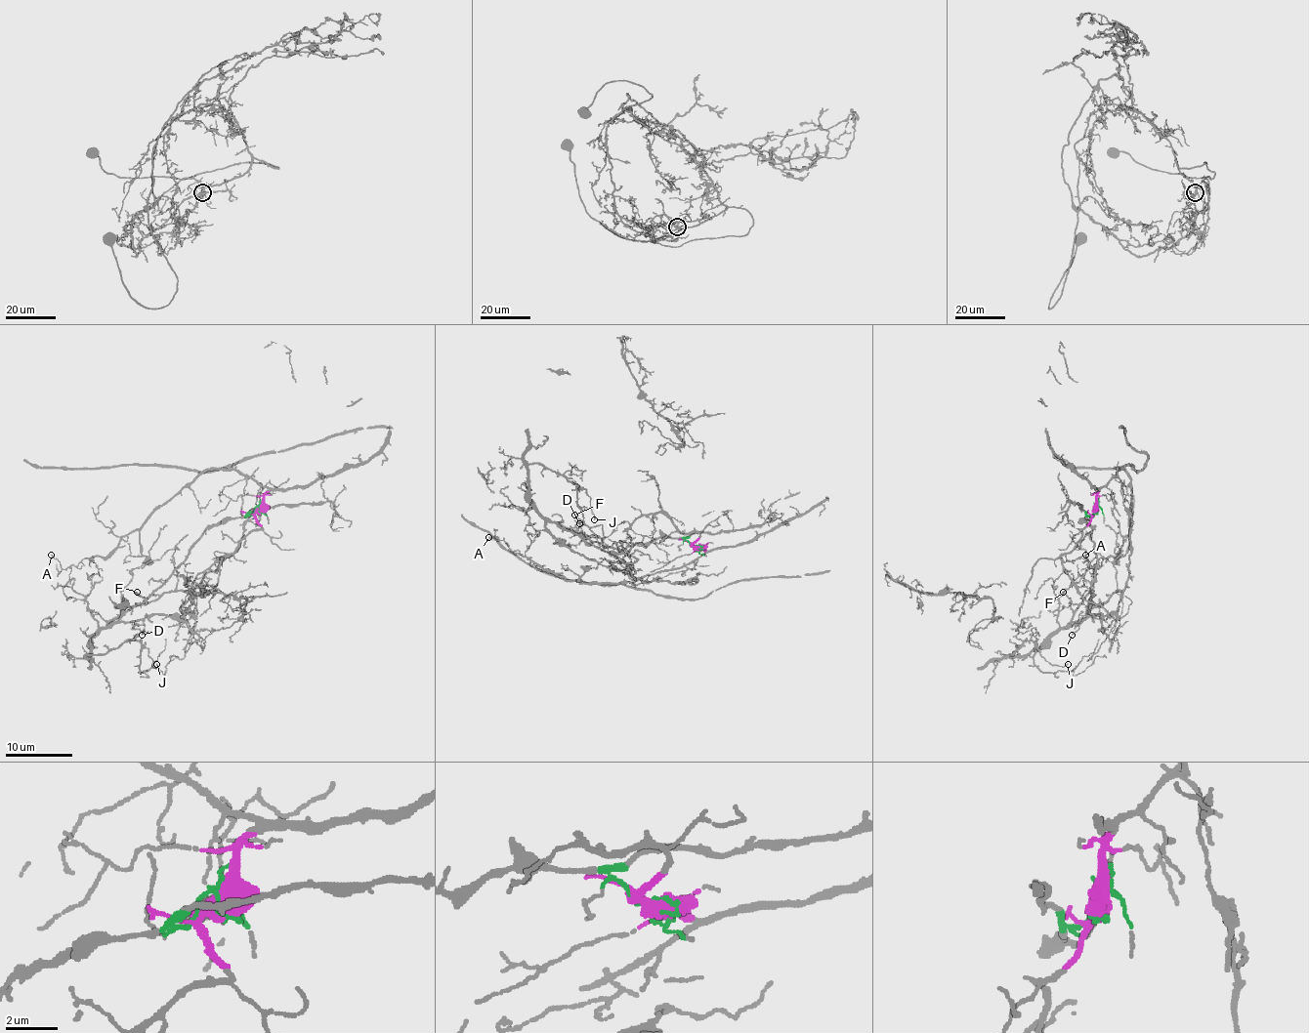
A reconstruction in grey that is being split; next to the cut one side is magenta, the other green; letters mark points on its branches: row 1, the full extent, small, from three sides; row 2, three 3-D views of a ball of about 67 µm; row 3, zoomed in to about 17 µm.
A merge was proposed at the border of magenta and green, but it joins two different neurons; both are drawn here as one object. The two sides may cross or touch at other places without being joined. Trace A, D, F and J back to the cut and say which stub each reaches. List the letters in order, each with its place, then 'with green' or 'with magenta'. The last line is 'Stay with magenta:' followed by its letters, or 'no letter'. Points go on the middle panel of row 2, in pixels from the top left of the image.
A: at (488, 537); with magenta
D: at (579, 523); with green
F: at (574, 515); with green
J: at (594, 519); with green
Stay with magenta: A

